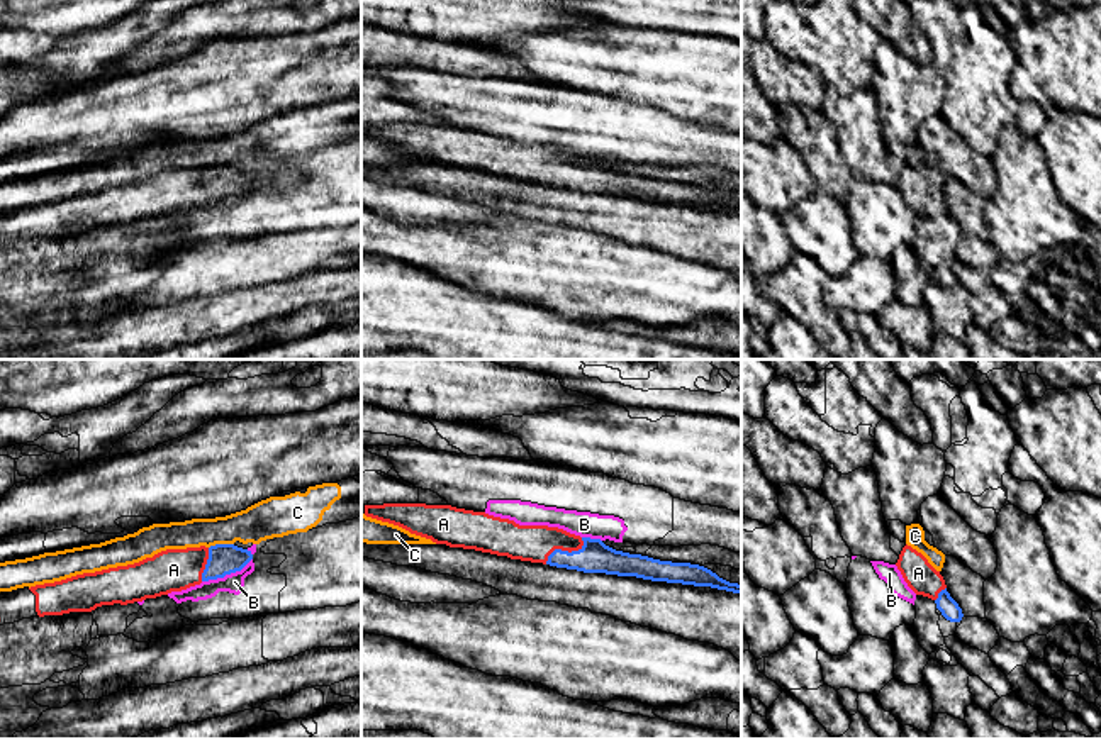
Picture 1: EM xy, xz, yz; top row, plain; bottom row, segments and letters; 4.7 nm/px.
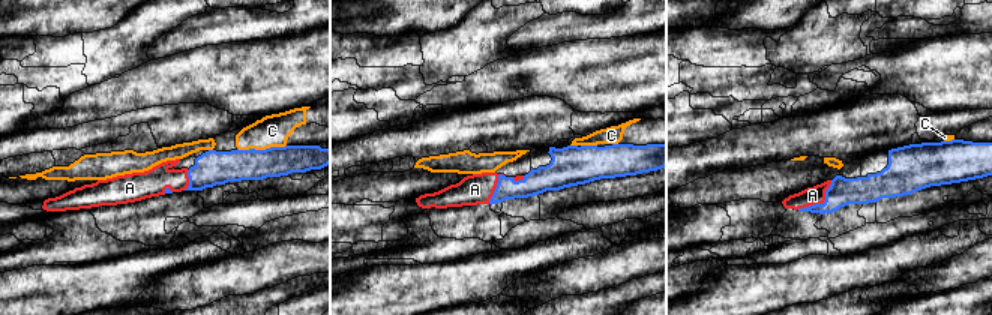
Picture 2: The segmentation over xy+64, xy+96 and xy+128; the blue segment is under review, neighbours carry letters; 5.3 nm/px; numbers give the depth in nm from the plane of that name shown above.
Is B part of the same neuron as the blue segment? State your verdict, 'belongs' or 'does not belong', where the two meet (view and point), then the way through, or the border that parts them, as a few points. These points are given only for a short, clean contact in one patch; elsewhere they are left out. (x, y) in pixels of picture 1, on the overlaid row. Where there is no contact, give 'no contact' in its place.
does not belong | xy (226, 573) | along xy (251, 558), (240, 570), (202, 582)

